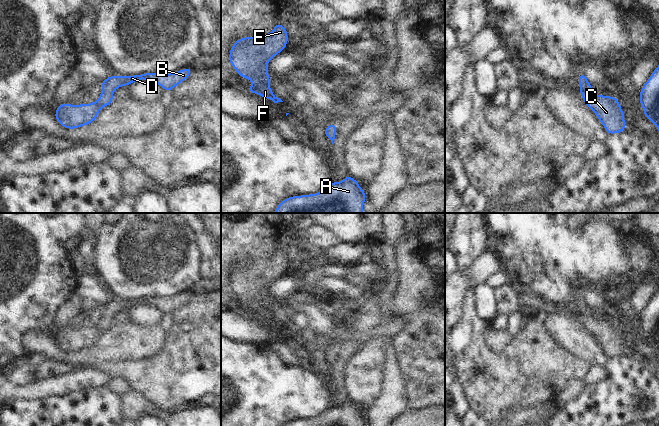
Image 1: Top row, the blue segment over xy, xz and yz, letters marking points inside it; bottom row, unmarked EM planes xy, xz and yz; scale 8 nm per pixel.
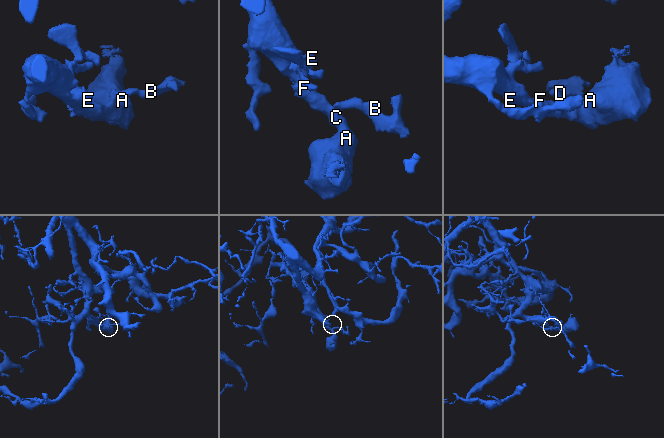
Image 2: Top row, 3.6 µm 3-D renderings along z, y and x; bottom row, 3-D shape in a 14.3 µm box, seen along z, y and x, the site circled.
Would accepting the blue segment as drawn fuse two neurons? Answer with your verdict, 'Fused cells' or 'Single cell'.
Single cell.

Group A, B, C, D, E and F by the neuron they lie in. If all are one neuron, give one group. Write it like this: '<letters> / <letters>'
A B C D E F

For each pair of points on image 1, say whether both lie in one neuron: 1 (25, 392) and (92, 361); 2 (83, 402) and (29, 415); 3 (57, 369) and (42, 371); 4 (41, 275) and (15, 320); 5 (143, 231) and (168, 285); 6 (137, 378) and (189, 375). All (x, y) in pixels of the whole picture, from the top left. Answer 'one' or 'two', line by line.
1: two
2: one
3: one
4: one
5: one
6: one

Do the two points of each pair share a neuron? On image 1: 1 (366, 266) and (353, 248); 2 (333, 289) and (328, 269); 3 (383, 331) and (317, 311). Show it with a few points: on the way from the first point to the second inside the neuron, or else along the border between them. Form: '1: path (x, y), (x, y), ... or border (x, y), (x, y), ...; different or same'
1: border (365, 258), (353, 263), (338, 264); different
2: border (327, 276), (341, 278); different
3: path (366, 335), (336, 332), (332, 328); same

